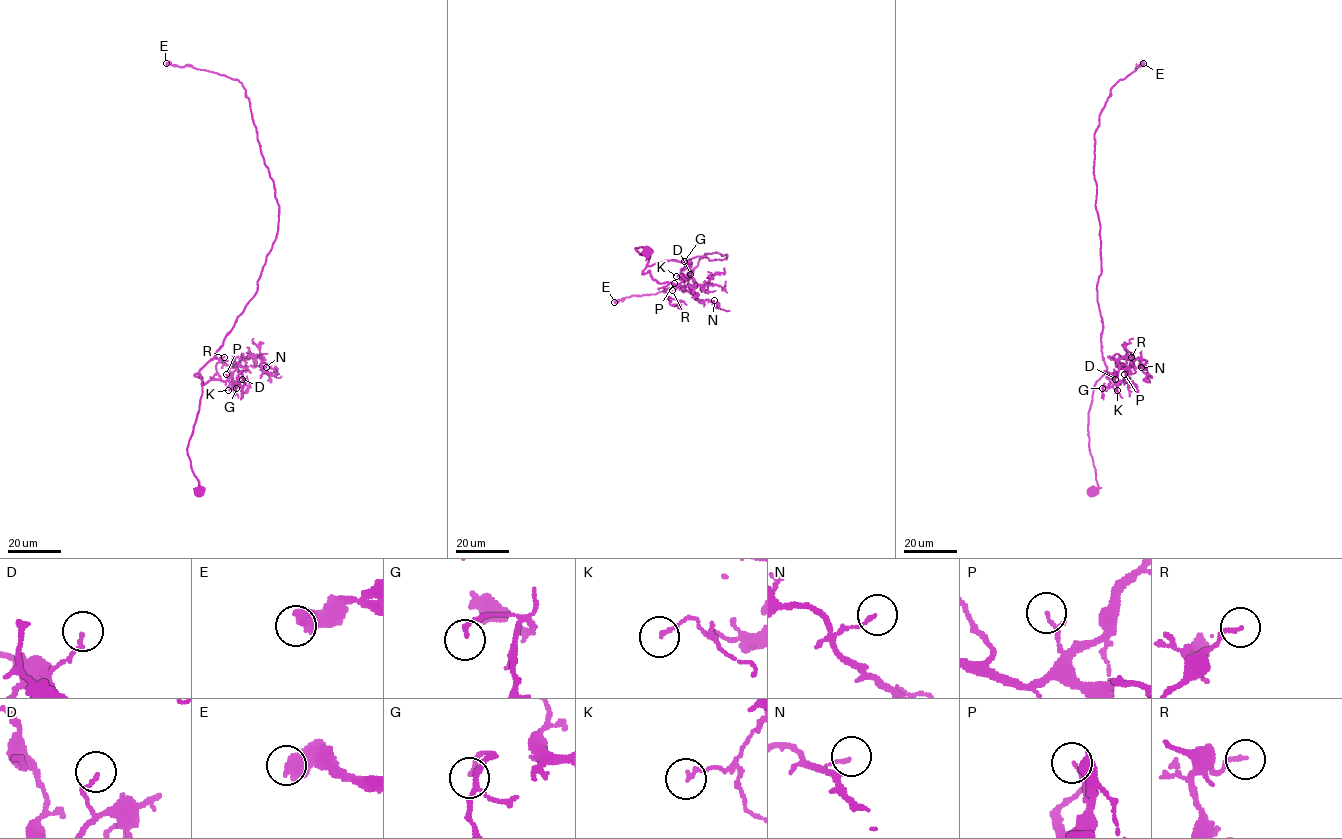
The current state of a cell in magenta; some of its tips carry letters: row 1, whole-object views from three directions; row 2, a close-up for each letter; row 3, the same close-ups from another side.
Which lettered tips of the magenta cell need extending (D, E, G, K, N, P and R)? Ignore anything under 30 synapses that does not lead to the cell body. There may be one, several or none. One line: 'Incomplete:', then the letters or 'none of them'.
Incomplete: none of them

